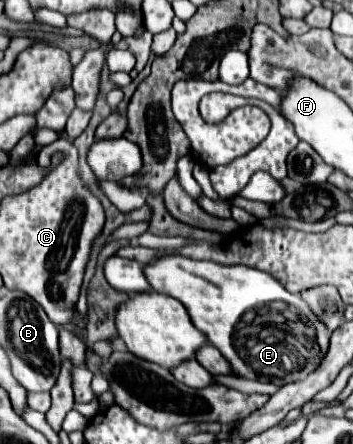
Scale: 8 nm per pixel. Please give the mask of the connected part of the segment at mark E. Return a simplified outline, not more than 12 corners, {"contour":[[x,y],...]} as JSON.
{"contour":[[166,254],[184,304],[234,376],[284,386],[328,352],[298,294],[248,266]]}

